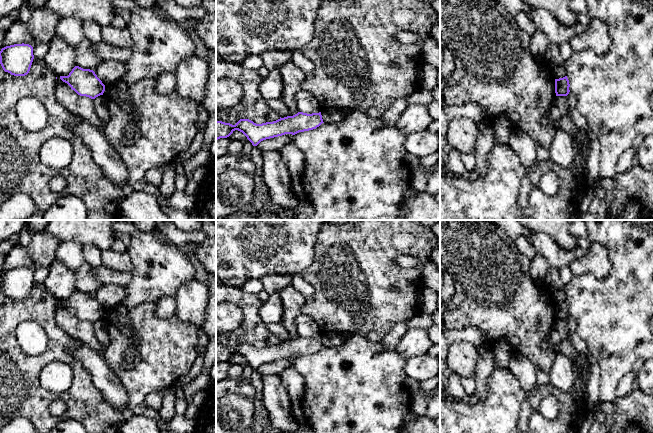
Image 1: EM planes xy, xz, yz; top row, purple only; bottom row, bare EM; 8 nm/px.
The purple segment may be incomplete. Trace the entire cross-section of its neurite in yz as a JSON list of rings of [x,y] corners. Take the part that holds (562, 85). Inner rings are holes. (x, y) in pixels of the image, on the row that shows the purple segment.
[[[567,76],[555,79],[555,93],[556,96],[567,96],[570,92],[570,84]]]

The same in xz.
[[[298,112],[293,116],[279,118],[273,122],[256,124],[249,119],[240,119],[235,125],[216,121],[216,140],[229,137],[235,130],[242,132],[253,146],[261,141],[316,129],[323,122],[321,112],[307,114]]]

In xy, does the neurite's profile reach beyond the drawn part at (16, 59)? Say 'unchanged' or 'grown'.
unchanged

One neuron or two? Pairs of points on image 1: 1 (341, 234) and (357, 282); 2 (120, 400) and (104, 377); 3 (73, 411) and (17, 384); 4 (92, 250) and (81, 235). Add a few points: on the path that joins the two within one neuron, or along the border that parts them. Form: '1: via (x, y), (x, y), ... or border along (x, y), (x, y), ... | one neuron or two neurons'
1: via (341, 246), (343, 253), (354, 264), (354, 270) | one neuron
2: via (115, 394), (107, 383) | one neuron
3: via (63, 397), (32, 397) | one neuron
4: border along (83, 245), (94, 244), (101, 251) | two neurons

